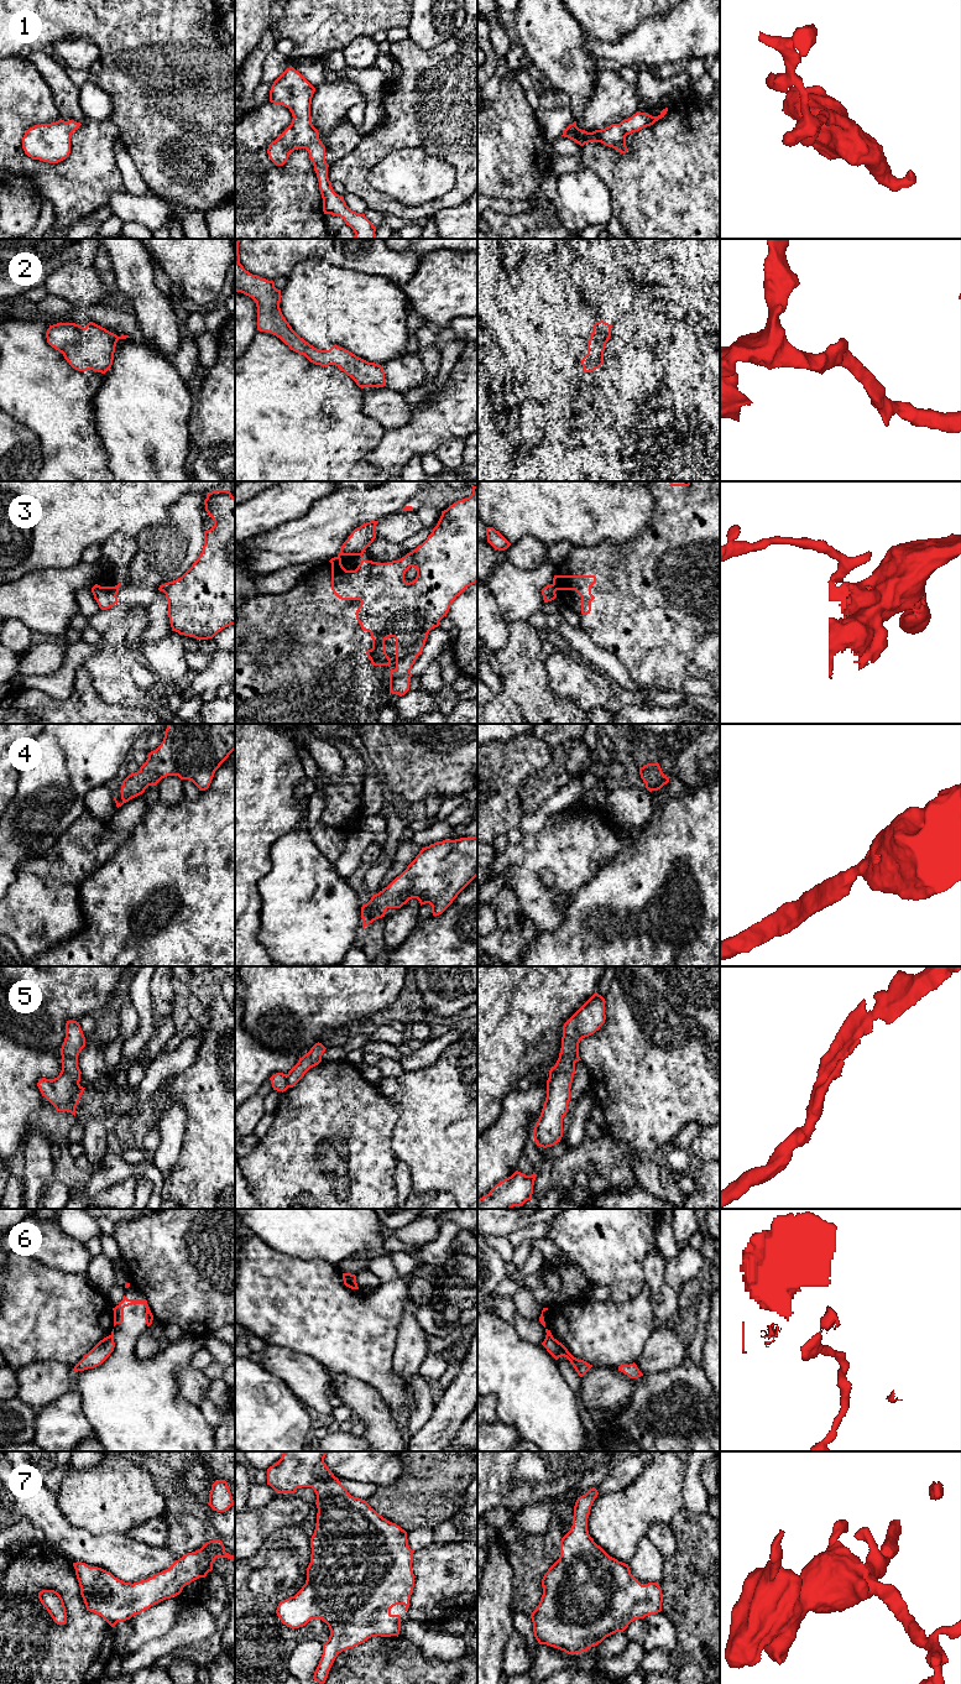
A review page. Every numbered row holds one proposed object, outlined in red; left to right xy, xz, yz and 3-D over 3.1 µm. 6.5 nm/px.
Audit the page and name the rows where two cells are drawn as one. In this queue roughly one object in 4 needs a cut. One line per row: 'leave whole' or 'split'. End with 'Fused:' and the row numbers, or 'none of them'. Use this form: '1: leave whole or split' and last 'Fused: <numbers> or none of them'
1: leave whole
2: leave whole
3: split
4: leave whole
5: leave whole
6: split
7: leave whole
Fused: 3, 6

